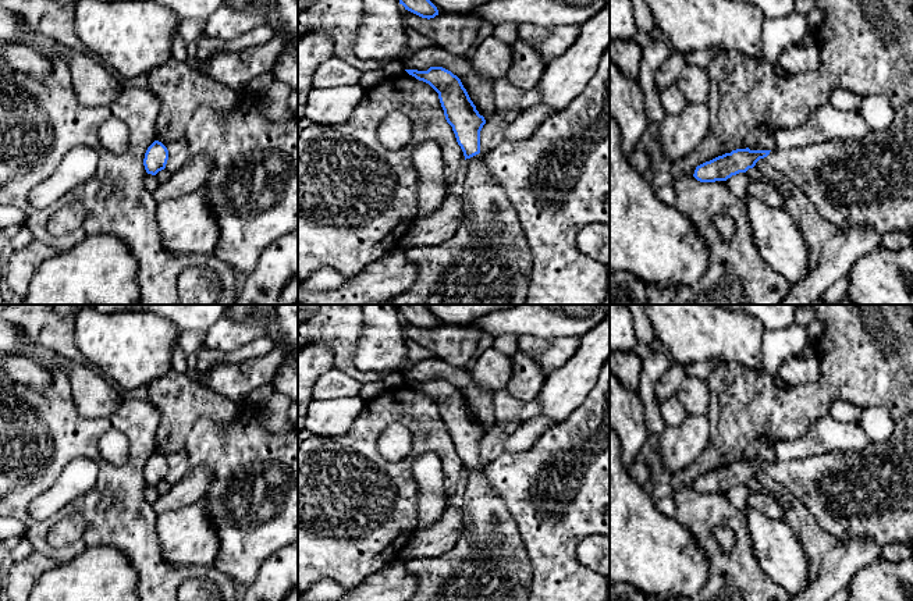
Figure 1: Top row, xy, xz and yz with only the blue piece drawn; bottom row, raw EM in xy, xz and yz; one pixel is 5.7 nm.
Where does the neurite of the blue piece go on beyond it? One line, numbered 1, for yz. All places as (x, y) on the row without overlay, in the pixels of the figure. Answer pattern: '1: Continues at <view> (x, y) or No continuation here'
1: Continues at yz (869, 493)

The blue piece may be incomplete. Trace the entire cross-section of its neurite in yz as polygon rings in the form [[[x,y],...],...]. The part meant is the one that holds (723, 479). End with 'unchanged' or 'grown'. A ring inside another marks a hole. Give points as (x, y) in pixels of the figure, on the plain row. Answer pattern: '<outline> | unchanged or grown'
[[[913,413],[895,422],[894,433],[888,440],[871,441],[860,451],[835,451],[785,462],[736,460],[697,477],[693,488],[700,494],[727,492],[753,480],[764,469],[771,479],[799,498],[818,524],[838,543],[870,537],[882,547],[902,543],[913,548]]] | grown

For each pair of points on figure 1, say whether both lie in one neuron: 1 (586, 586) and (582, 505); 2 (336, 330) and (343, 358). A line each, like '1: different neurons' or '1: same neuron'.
1: same neuron
2: same neuron

